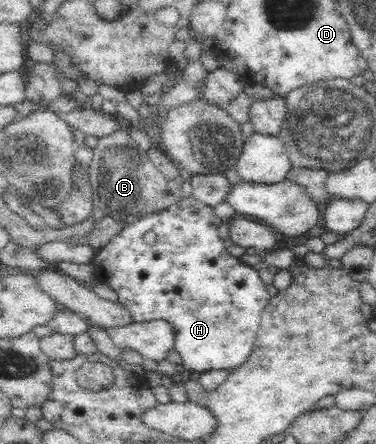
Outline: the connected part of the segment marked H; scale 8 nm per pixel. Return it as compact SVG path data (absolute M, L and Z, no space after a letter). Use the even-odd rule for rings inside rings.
M191 195L187 198L179 199L161 213L153 212L139 219L139 221L125 225L115 237L109 240L109 243L107 243L103 249L97 250L97 254L92 262L95 266L97 280L106 283L117 293L118 298L116 302L129 310L129 316L133 317L133 322L165 320L171 324L175 336L174 350L181 356L184 368L189 371L198 371L199 373L215 369L231 369L232 371L249 359L249 354L253 351L261 325L261 314L272 298L267 292L267 285L263 283L261 276L259 276L260 271L254 268L254 266L245 266L240 258L233 257L233 255L227 253L223 241L217 236L217 227L219 227L223 221L224 220L220 217L213 214L213 208L211 206L207 206L203 204L203 202L195 200ZM147 233L153 233L153 235L155 235L155 242L153 244L145 242L145 235L147 235Z

